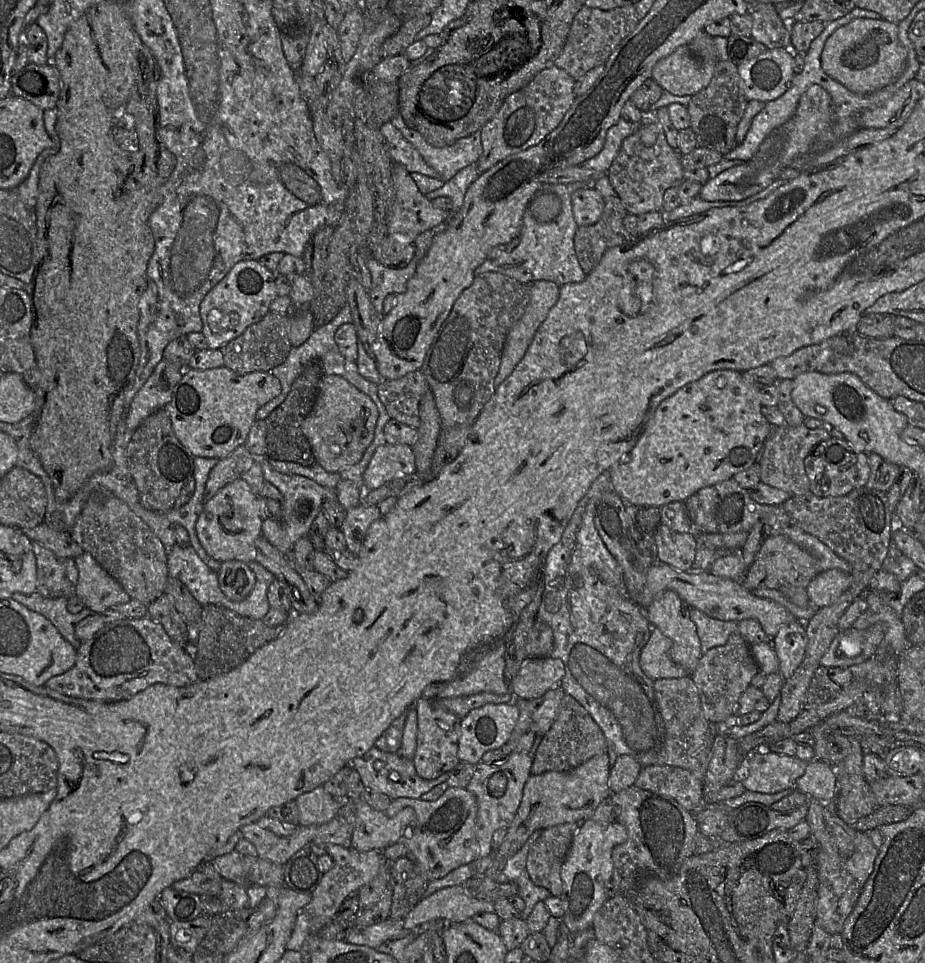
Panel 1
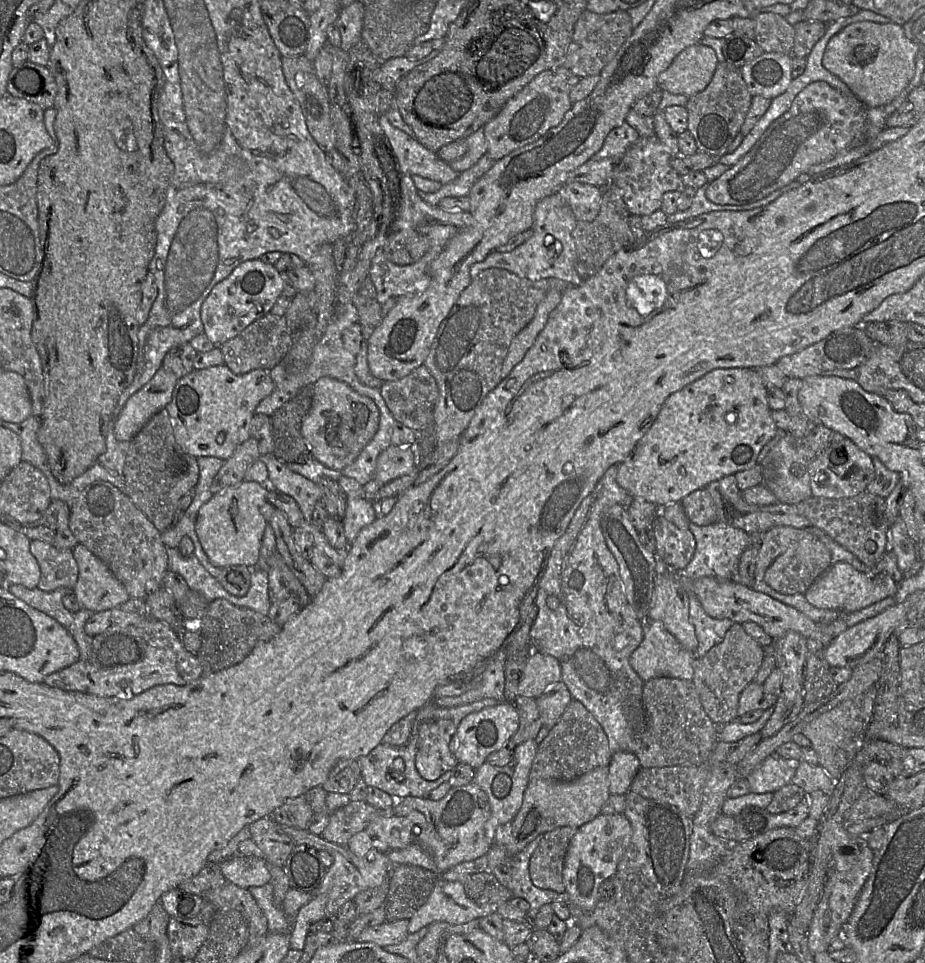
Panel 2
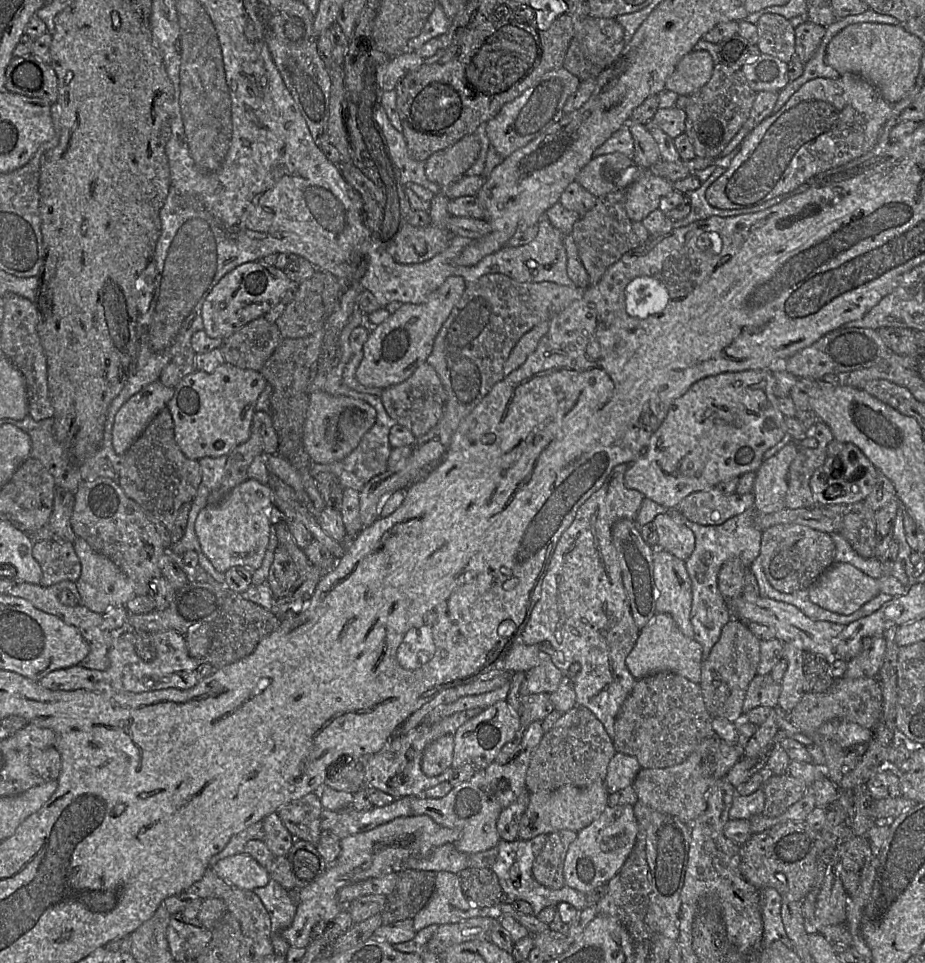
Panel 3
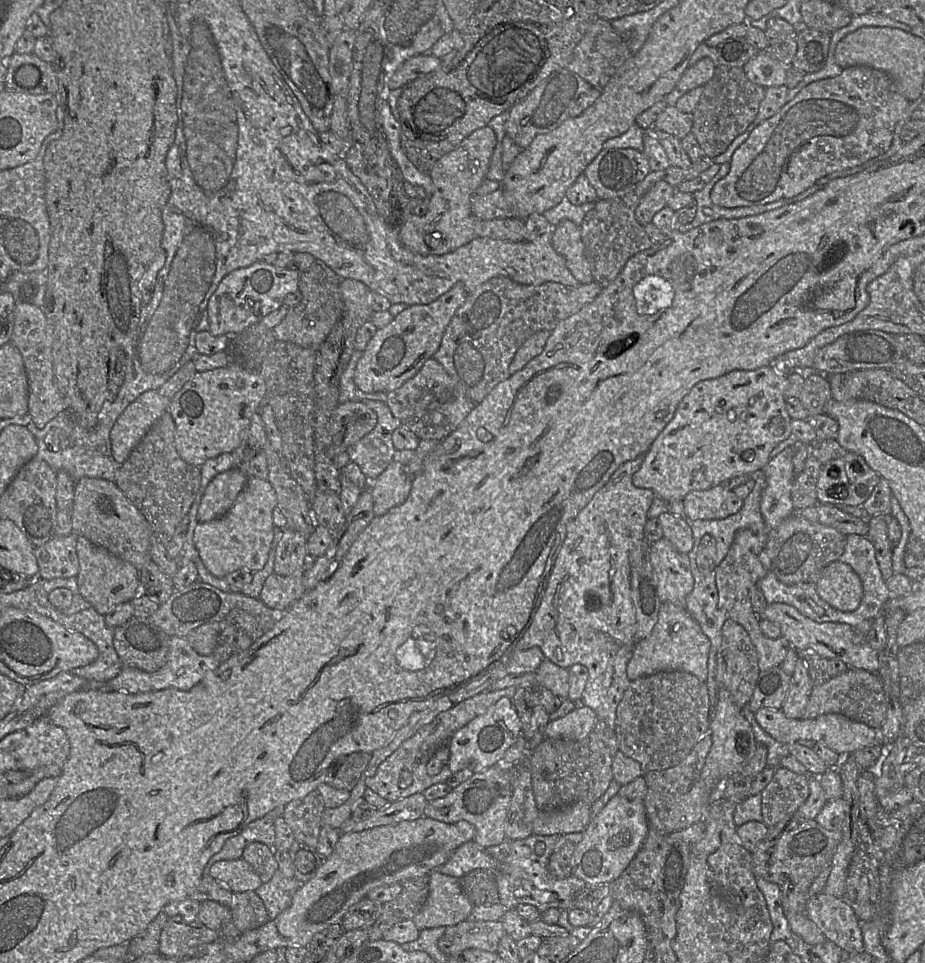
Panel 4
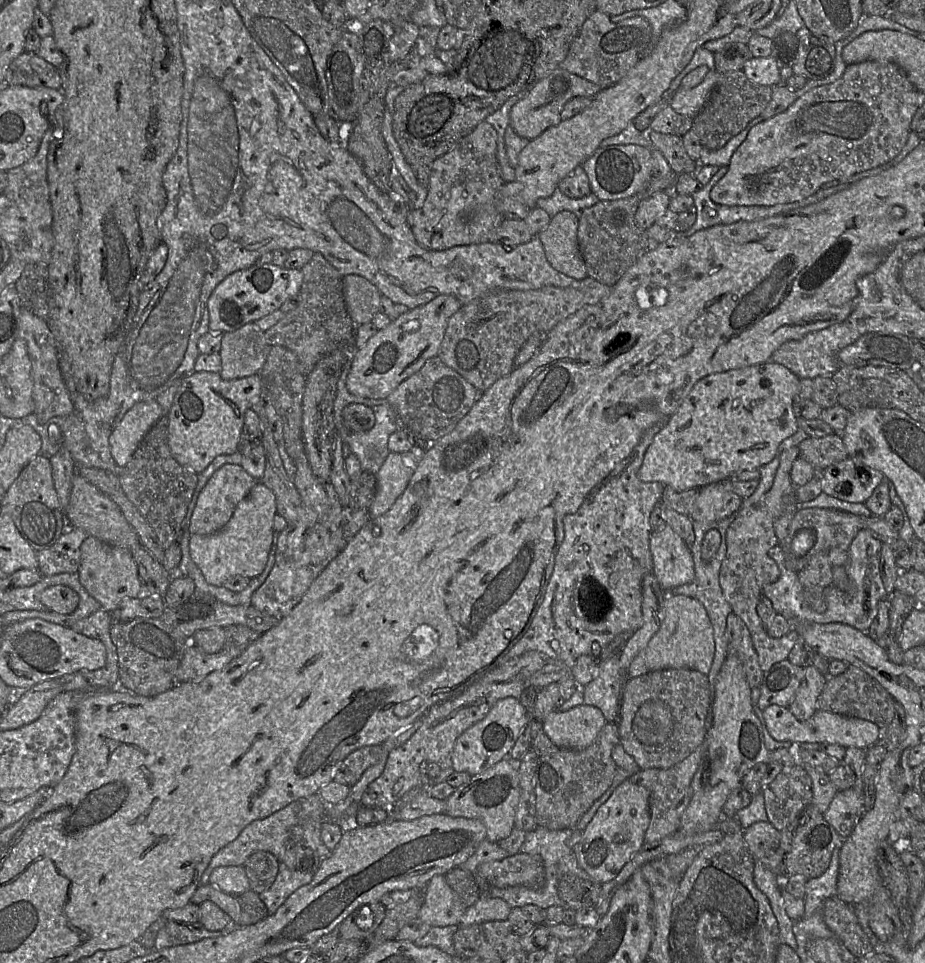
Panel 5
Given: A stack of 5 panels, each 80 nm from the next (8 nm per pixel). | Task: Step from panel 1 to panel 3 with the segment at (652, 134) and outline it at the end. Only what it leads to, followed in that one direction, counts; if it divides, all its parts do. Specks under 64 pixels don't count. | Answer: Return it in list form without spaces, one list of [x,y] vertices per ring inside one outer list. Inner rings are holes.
[[[641,168],[638,177],[626,189],[626,211],[631,221],[643,221],[651,212],[659,208],[661,199],[673,190],[673,183],[655,175],[650,169]]]

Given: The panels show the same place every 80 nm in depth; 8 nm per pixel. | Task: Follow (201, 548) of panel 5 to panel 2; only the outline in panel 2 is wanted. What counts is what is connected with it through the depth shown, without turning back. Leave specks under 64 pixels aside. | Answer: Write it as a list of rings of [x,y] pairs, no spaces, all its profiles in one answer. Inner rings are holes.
[[[243,480],[213,495],[198,511],[195,530],[210,562],[219,568],[244,565],[254,568],[259,560],[262,537],[268,524],[263,514],[268,486]]]

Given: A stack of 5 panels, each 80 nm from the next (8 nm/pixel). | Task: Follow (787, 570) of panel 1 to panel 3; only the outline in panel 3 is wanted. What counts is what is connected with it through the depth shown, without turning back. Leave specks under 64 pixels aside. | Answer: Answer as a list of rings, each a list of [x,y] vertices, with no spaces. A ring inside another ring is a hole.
[[[778,524],[762,532],[760,562],[771,585],[783,592],[794,593],[809,587],[835,563],[836,547],[830,534],[798,524]]]

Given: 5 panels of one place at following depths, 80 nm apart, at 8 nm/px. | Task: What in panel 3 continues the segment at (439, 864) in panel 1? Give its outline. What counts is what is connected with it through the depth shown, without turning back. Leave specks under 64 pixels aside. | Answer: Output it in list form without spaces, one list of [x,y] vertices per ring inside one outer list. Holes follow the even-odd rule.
[[[476,770],[471,779],[454,786],[442,798],[414,796],[411,810],[413,815],[428,815],[440,826],[460,830],[461,835],[453,845],[465,854],[475,854],[493,848],[501,839],[497,831],[497,820],[503,809],[494,796],[484,770]]]

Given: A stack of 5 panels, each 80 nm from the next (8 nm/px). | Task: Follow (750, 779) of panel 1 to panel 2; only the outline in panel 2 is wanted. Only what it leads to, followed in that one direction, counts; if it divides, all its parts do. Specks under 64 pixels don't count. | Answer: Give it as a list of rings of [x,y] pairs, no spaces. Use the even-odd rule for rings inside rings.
[[[773,754],[752,771],[747,780],[753,793],[775,792],[791,783],[795,772],[796,762]]]

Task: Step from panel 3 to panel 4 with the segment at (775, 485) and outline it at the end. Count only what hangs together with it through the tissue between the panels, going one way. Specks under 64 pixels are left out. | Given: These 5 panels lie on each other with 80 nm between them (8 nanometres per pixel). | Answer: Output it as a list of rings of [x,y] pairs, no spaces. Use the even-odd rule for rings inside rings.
[[[787,447],[762,469],[766,485],[761,496],[760,511],[768,530],[775,529],[795,512],[791,499],[795,478],[793,456],[794,449]]]

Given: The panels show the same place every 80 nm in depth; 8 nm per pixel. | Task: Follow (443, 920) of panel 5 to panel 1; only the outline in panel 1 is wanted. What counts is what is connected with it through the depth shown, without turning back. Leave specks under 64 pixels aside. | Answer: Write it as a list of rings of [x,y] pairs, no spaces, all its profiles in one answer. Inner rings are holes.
[[[462,884],[445,887],[424,897],[404,919],[404,928],[418,929],[430,920],[460,923],[482,912],[495,912],[494,902],[472,896]]]

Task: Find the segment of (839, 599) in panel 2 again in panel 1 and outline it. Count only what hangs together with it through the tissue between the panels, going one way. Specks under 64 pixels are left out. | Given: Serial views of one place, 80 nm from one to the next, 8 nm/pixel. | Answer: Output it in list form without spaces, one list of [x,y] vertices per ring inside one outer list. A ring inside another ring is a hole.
[[[839,569],[820,572],[807,586],[812,606],[819,609],[832,605],[851,585],[851,575]]]

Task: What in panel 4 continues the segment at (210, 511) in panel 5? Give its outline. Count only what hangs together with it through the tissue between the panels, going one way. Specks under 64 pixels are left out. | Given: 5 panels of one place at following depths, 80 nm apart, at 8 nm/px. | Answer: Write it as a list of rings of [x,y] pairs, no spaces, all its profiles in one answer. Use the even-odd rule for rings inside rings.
[[[233,467],[216,475],[206,487],[198,511],[199,523],[224,516],[244,488],[248,476]]]

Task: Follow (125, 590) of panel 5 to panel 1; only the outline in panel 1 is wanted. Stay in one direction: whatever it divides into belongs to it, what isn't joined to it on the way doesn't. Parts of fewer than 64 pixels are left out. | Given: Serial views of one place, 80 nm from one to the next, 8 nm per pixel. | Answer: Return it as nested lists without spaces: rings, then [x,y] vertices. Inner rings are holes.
[[[83,551],[74,561],[78,569],[75,596],[84,602],[91,613],[101,614],[112,606],[131,600],[122,586],[89,553]]]

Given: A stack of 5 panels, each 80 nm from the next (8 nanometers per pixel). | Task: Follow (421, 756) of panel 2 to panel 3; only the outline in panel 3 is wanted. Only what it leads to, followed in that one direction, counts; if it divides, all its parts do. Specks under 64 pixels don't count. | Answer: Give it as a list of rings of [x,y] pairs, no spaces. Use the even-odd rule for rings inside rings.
[[[441,736],[429,743],[422,755],[421,769],[426,776],[434,777],[442,774],[452,766],[454,736]]]

